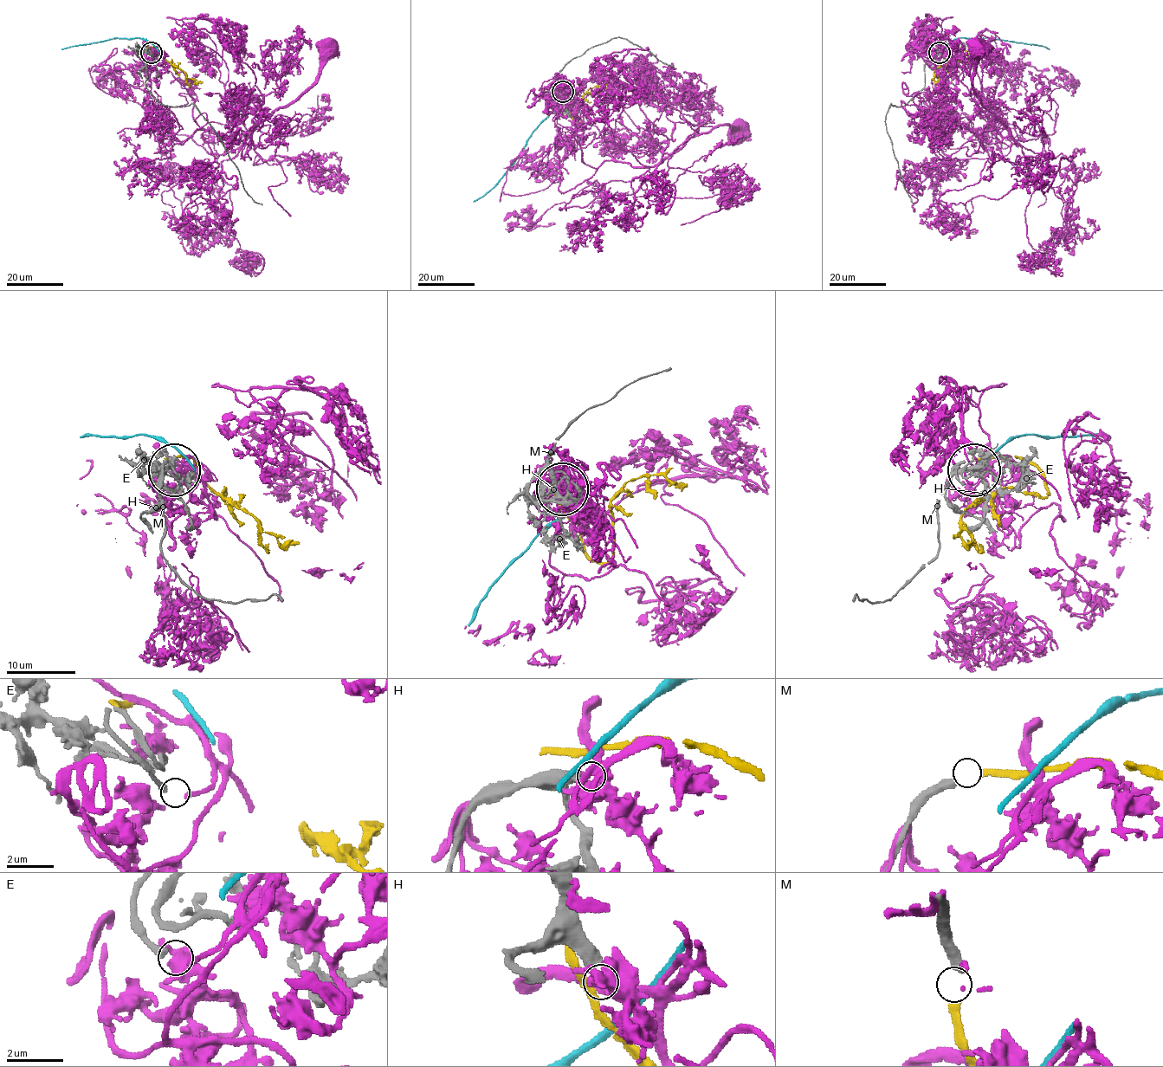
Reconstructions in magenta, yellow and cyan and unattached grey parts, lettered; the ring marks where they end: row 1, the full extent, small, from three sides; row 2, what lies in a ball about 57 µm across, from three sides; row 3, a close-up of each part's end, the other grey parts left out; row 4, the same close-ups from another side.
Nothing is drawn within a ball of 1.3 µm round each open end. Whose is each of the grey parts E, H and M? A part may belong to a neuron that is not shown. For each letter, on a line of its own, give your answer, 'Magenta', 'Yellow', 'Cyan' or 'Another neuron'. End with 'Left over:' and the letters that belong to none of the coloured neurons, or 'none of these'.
E: Magenta
H: Another neuron
M: Yellow
Left over: H

